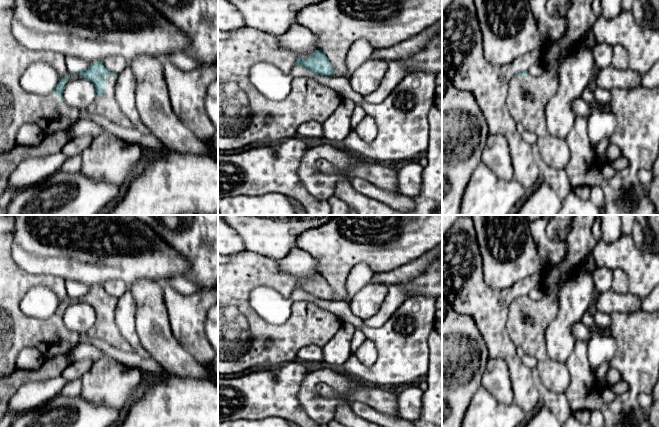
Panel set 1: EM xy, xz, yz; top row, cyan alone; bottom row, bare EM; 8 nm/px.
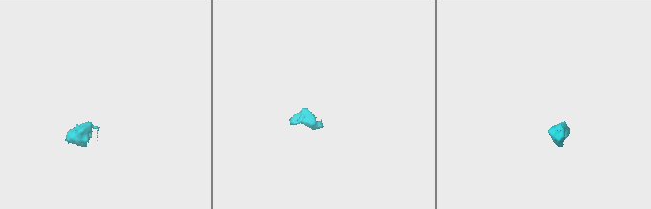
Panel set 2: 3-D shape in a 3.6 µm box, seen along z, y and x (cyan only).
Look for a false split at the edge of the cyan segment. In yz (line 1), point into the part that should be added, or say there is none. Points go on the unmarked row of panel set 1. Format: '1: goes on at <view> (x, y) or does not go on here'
1: goes on at yz (527, 321)

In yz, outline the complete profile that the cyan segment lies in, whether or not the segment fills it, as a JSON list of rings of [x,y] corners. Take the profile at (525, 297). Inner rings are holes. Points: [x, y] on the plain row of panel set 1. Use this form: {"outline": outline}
{"outline": [[[574,215],[564,244],[567,246],[567,253],[564,260],[557,265],[544,264],[541,274],[541,288],[543,296],[539,300],[532,300],[528,295],[517,297],[511,302],[507,317],[507,332],[512,342],[521,347],[526,355],[537,360],[537,370],[543,385],[555,392],[565,393],[571,376],[565,362],[551,359],[547,355],[545,345],[545,333],[548,325],[558,316],[559,313],[559,286],[568,281],[571,275],[583,264],[593,251],[597,241],[592,233],[592,227],[596,215]]]}

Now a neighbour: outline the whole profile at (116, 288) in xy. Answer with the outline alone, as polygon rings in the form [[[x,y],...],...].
[[[121,280],[107,281],[102,287],[109,295],[116,298],[121,297],[128,290],[128,285]]]

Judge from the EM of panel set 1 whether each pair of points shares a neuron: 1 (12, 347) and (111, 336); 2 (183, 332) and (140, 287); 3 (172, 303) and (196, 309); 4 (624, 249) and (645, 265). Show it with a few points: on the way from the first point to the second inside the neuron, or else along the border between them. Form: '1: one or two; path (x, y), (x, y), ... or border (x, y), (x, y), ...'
1: one; path (42, 332), (68, 300), (90, 298), (98, 306)
2: two; border (162, 294), (169, 326), (176, 339)
3: one; path (178, 305), (182, 309), (190, 309)
4: one; path (629, 254), (640, 265)

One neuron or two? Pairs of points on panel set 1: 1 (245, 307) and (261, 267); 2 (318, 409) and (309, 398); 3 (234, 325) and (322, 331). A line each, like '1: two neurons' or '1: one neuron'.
1: one neuron
2: one neuron
3: one neuron

